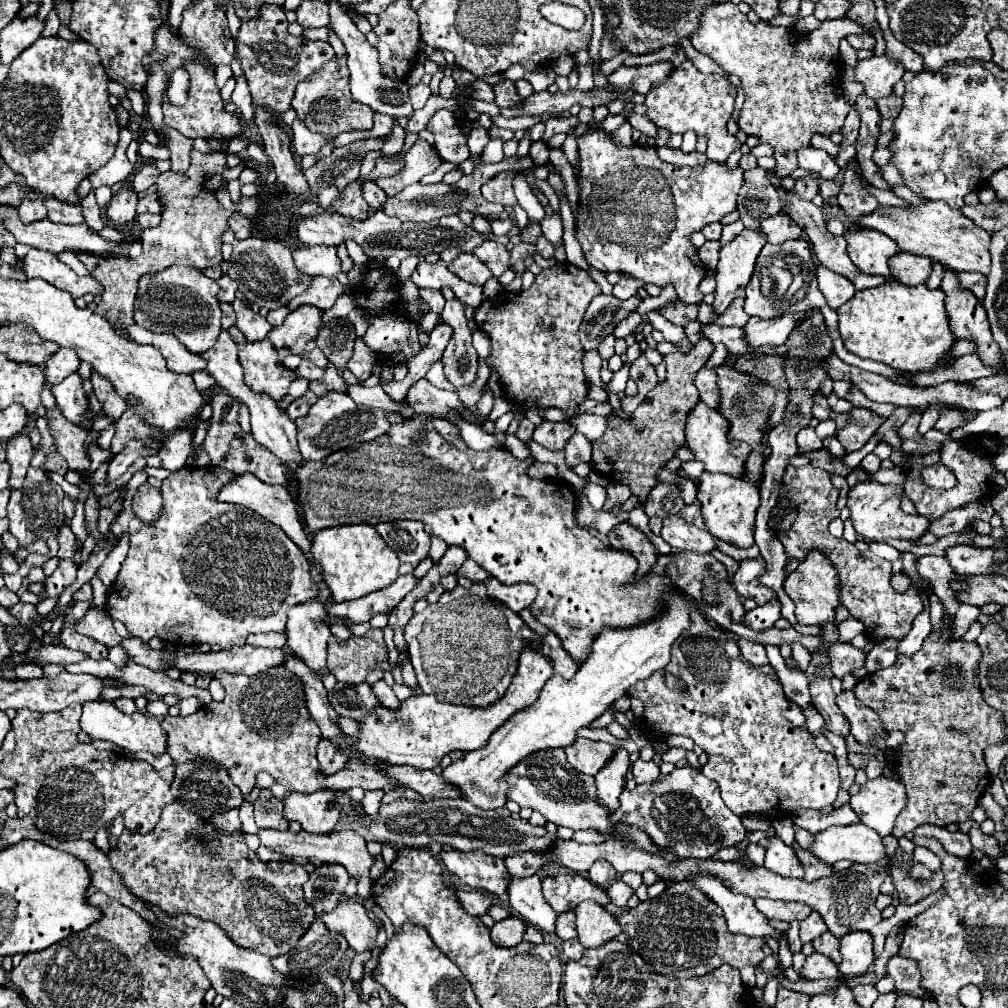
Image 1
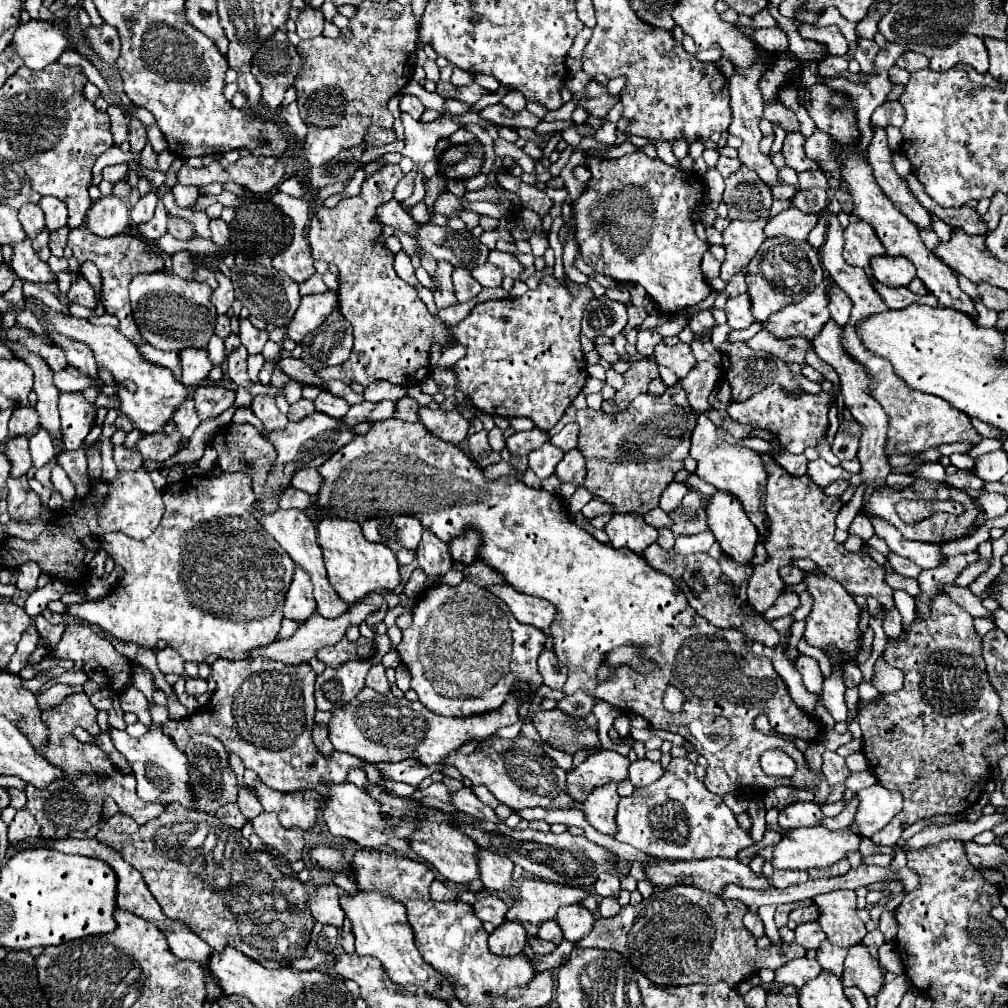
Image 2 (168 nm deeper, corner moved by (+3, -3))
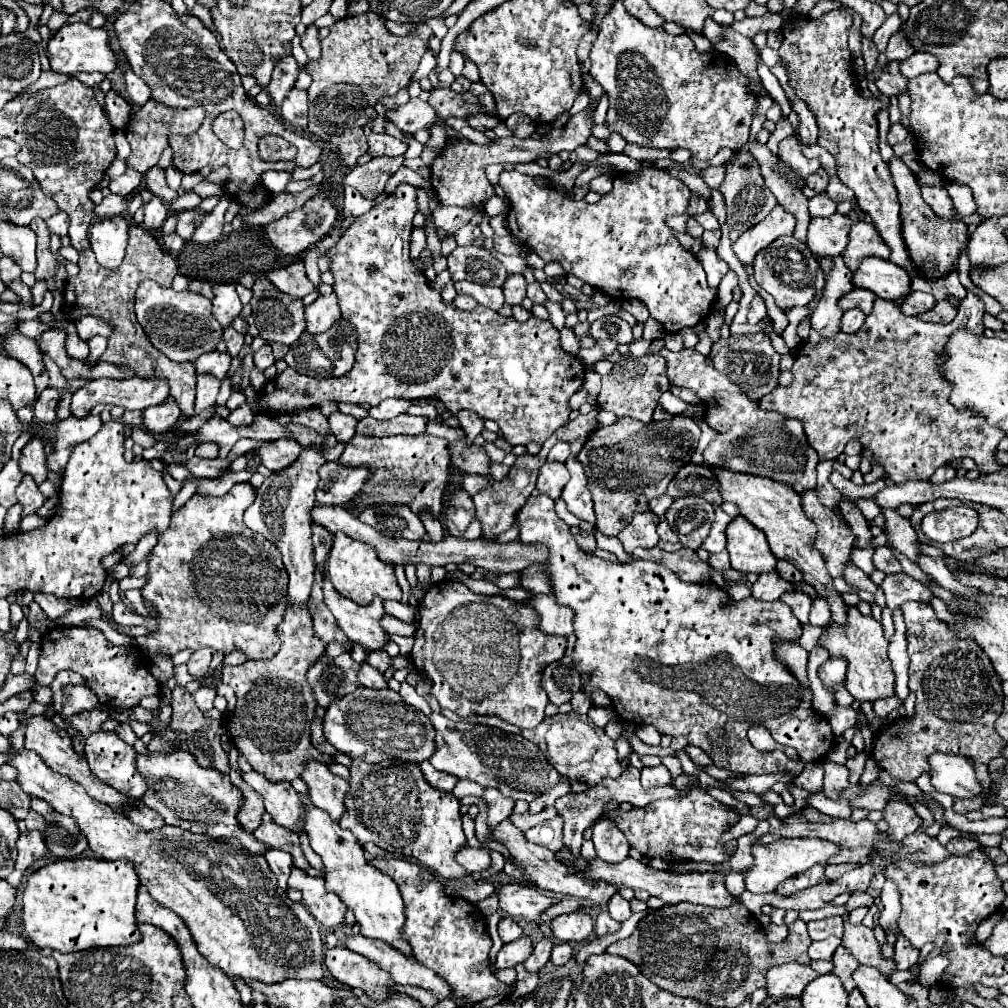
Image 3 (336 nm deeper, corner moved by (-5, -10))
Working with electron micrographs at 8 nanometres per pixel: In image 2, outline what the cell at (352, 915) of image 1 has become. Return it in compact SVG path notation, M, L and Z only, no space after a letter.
M322 884L316 888L316 892L310 896L310 912L314 916L314 920L322 922L322 924L332 924L336 928L342 928L344 922L344 910L340 906L340 896L346 894L340 886L336 884Z

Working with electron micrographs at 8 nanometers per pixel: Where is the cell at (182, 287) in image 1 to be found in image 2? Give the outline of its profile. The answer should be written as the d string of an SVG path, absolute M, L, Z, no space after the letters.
M152 272L152 274L138 274L130 282L130 300L134 322L150 344L160 350L174 350L180 348L206 348L208 340L214 336L216 312L210 306L212 288L202 282L186 282L182 278Z

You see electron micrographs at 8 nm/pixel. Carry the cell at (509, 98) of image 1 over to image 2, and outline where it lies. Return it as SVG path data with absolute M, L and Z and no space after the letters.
M478 84L462 86L462 88L458 88L458 90L460 90L460 96L456 96L456 98L462 100L462 102L468 102L468 104L474 104L474 102L478 102L482 96L490 94L486 88L482 88L482 86L478 86Z

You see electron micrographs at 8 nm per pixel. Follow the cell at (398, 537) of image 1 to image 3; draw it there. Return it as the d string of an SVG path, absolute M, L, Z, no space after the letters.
M366 505L362 507L358 519L382 535L404 537L410 541L420 541L426 535L422 521L406 505Z

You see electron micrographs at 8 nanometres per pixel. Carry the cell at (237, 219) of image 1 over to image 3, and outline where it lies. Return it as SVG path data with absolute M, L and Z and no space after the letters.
M222 197L218 201L218 205L208 215L204 215L202 223L192 233L192 241L196 241L196 243L212 243L212 241L216 241L222 235L224 215L226 215L228 207L230 207L230 199Z

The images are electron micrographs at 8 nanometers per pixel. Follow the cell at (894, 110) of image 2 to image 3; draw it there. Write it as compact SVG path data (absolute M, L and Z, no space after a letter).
M896 123L896 125L890 127L890 133L888 133L888 145L894 147L894 145L902 143L906 137L908 137L908 131L906 131L900 123Z

